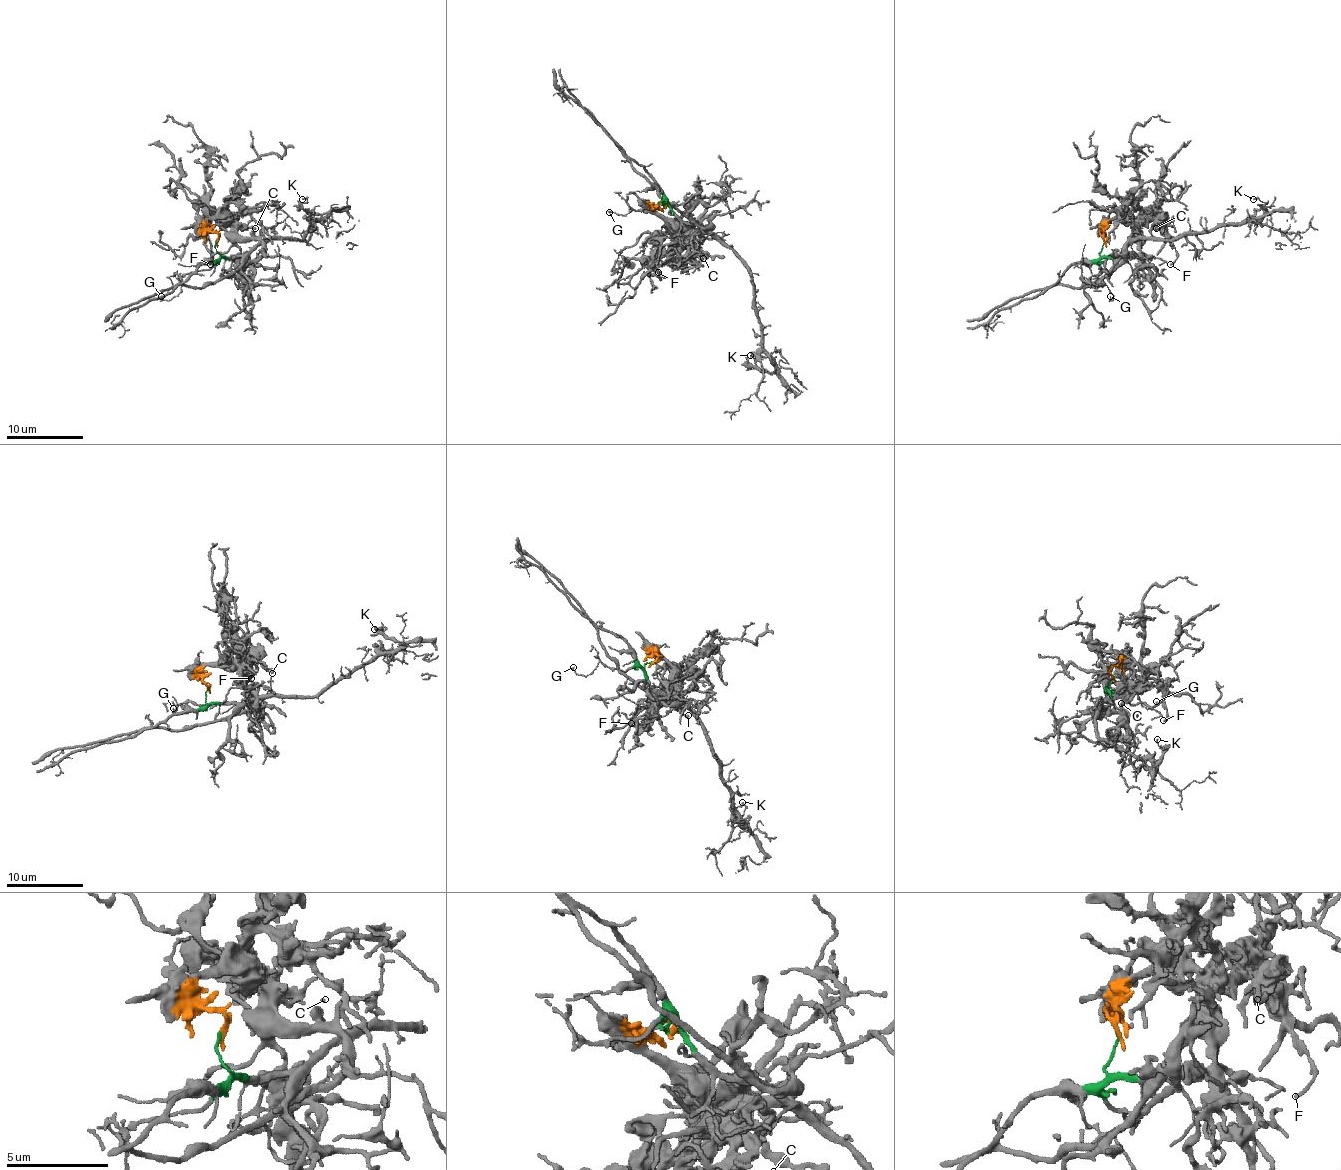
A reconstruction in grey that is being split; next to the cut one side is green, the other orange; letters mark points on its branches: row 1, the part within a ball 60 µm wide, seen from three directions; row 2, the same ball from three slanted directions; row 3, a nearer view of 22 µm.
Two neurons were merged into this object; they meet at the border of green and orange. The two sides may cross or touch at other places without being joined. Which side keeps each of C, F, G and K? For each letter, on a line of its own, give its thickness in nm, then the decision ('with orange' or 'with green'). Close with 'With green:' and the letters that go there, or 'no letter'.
C: calibre 200 nm; with orange
F: calibre 100 nm; with orange
G: calibre 130 nm; with green
K: calibre 150 nm; with green
With green: G, K

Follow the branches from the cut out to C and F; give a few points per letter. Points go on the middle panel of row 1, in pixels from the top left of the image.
C: (665, 207), (660, 203), (656, 207), (677, 231), (681, 249), (692, 258), (704, 258)
F: (665, 207), (660, 203), (656, 207), (677, 231), (677, 241), (656, 268), (660, 279), (658, 272)

